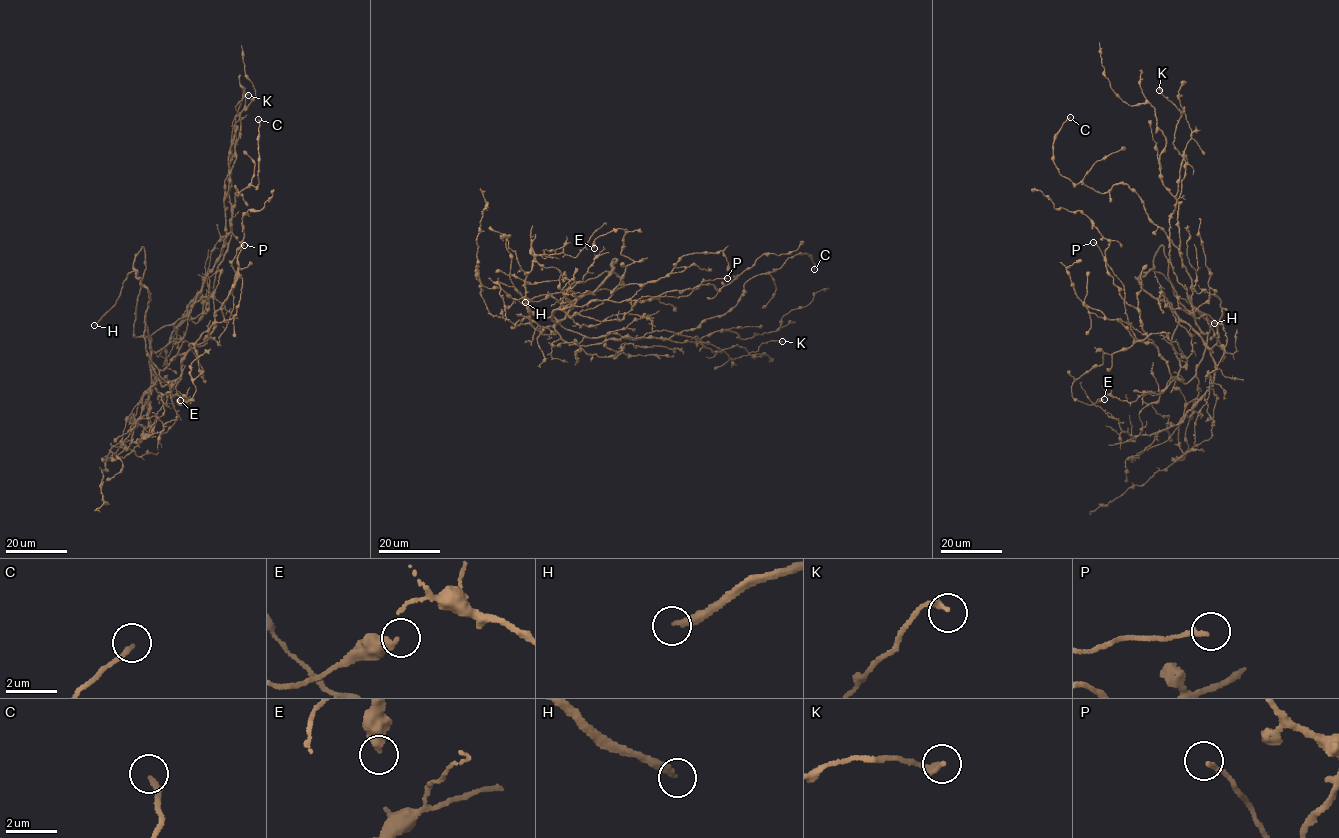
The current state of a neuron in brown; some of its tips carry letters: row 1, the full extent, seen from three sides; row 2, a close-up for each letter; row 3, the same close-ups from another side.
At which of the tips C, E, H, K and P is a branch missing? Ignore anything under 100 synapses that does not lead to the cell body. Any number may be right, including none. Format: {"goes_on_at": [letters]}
{"goes_on_at": ["H"]}

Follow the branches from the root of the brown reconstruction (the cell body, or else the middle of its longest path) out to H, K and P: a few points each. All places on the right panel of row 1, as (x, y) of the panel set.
H: (1209, 329), (1205, 342), (1136, 278), (1159, 272), (1175, 295), (1214, 323)
K: (1209, 329), (1192, 302), (1179, 251), (1176, 195), (1183, 157), (1173, 141), (1181, 112), (1159, 90)
P: (1209, 329), (1205, 342), (1178, 324), (1171, 345), (1183, 367), (1164, 332), (1135, 337), (1124, 285), (1093, 242)

